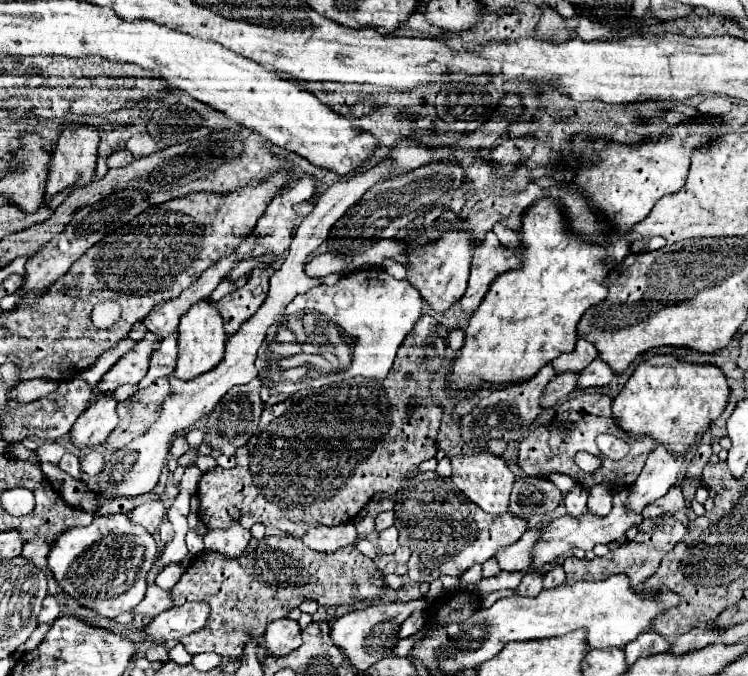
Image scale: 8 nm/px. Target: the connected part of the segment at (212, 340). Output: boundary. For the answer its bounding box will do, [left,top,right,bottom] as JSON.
[174,298,228,380]

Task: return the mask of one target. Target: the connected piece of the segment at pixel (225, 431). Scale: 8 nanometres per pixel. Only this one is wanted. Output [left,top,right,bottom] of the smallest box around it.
[206,378,264,456]

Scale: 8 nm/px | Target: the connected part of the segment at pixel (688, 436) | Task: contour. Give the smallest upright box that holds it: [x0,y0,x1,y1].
[612,354,730,456]

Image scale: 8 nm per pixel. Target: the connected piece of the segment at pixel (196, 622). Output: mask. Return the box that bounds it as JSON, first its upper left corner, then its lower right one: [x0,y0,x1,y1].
[146,602,210,642]

